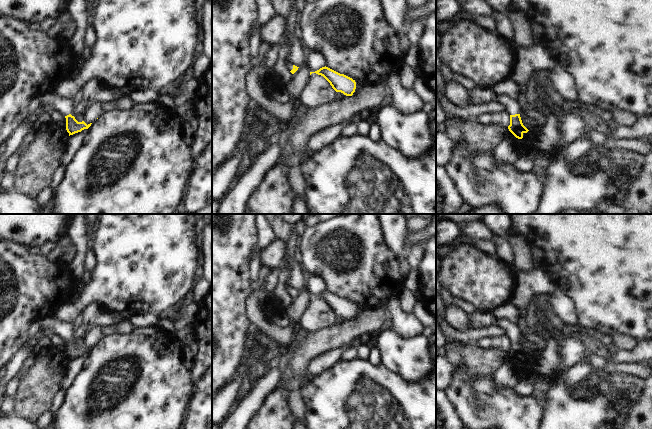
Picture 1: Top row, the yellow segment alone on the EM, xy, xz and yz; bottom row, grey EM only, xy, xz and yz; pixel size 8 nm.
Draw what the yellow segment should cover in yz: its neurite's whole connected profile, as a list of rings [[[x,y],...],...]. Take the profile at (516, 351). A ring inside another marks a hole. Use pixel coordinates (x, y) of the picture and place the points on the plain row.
[[[496,318],[497,326],[506,332],[510,336],[510,349],[508,350],[509,355],[518,363],[523,362],[523,358],[529,354],[523,349],[520,337],[521,331],[517,323],[511,322],[508,319]]]

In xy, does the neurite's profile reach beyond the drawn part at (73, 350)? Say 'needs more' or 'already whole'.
needs more

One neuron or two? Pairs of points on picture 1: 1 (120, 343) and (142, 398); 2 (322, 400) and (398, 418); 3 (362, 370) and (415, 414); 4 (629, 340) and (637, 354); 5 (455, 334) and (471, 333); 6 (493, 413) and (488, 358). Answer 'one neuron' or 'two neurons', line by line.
1: one neuron
2: one neuron
3: one neuron
4: two neurons
5: one neuron
6: two neurons

